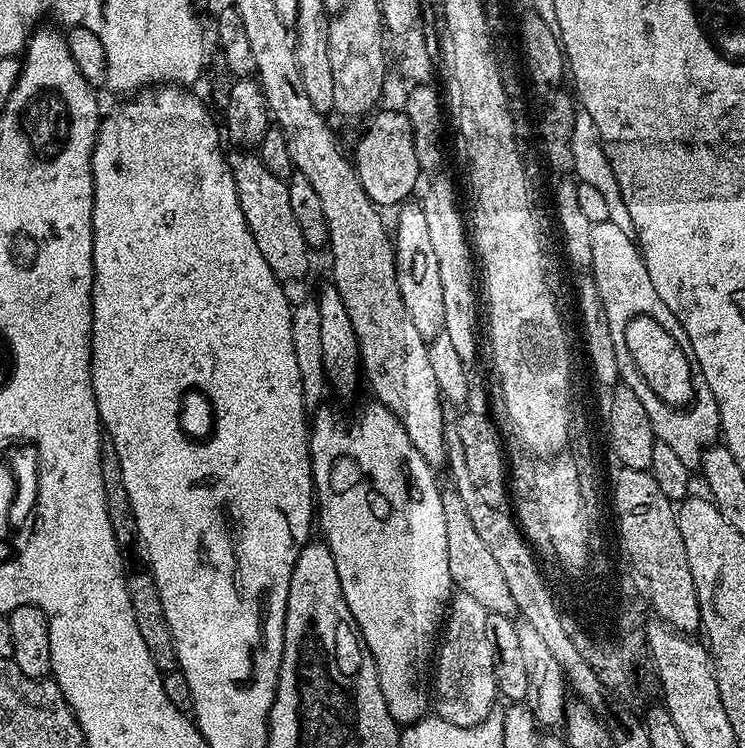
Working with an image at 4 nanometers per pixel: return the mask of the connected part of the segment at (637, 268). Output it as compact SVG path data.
M598 222L590 230L590 246L592 247L591 279L596 281L598 294L602 298L602 306L606 310L606 322L610 328L614 324L622 324L626 320L638 320L642 326L658 326L668 328L664 334L674 342L676 350L688 350L690 344L684 325L674 318L670 306L658 298L658 290L654 290L654 282L650 282L650 274L646 274L646 262L640 256L640 246L636 243L633 233L614 226L614 222Z

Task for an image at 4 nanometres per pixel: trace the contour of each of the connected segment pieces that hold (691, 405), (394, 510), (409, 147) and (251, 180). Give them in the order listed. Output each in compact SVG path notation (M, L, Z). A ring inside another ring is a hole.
M682 356L682 358L690 358L686 362L688 368L688 384L704 384L702 388L690 388L688 396L682 398L682 402L670 402L666 400L660 392L658 396L642 402L642 404L654 404L658 402L658 406L652 406L650 410L646 410L646 414L650 414L650 426L654 430L657 441L665 443L682 458L687 468L695 469L700 462L700 456L705 448L715 445L720 431L720 411L718 410L718 402L714 402L714 394L710 390L710 382L706 382L706 374L702 374L702 366L698 366L698 358L694 356ZM688 406L690 412L672 412L674 408L682 408ZM664 410L664 412L660 412Z
M372 402L372 405L361 414L360 420L364 423L364 432L352 432L351 426L336 412L328 412L325 416L315 416L313 415L310 420L308 452L312 456L312 482L314 500L318 505L318 528L324 531L323 539L334 558L334 566L338 570L338 582L342 586L346 606L350 606L350 614L358 626L360 636L374 658L382 698L386 698L386 710L390 710L390 718L394 718L397 724L401 726L414 724L417 720L423 720L430 708L430 692L426 687L426 681L430 676L430 661L438 644L438 633L441 631L446 609L454 595L454 585L450 578L450 562L446 562L446 514L442 514L441 485L436 484L437 473L430 470L426 458L422 458L418 450L414 450L414 442L410 442L402 422L398 422L398 418L385 404Z
M402 110L379 112L371 117L373 120L369 122L364 137L356 144L354 167L362 182L362 190L366 190L373 204L399 206L411 197L408 195L415 190L422 169L418 154L414 154L414 134L408 115Z
M236 150L233 153L228 156L228 166L232 169L232 177L238 190L238 202L242 206L246 226L250 226L254 242L258 242L258 250L262 250L262 258L266 258L266 266L270 266L270 270L274 270L274 274L282 282L302 279L308 272L310 249L306 238L302 238L302 229L294 219L287 183L274 178L274 174L270 174L270 170L262 166L255 151Z

